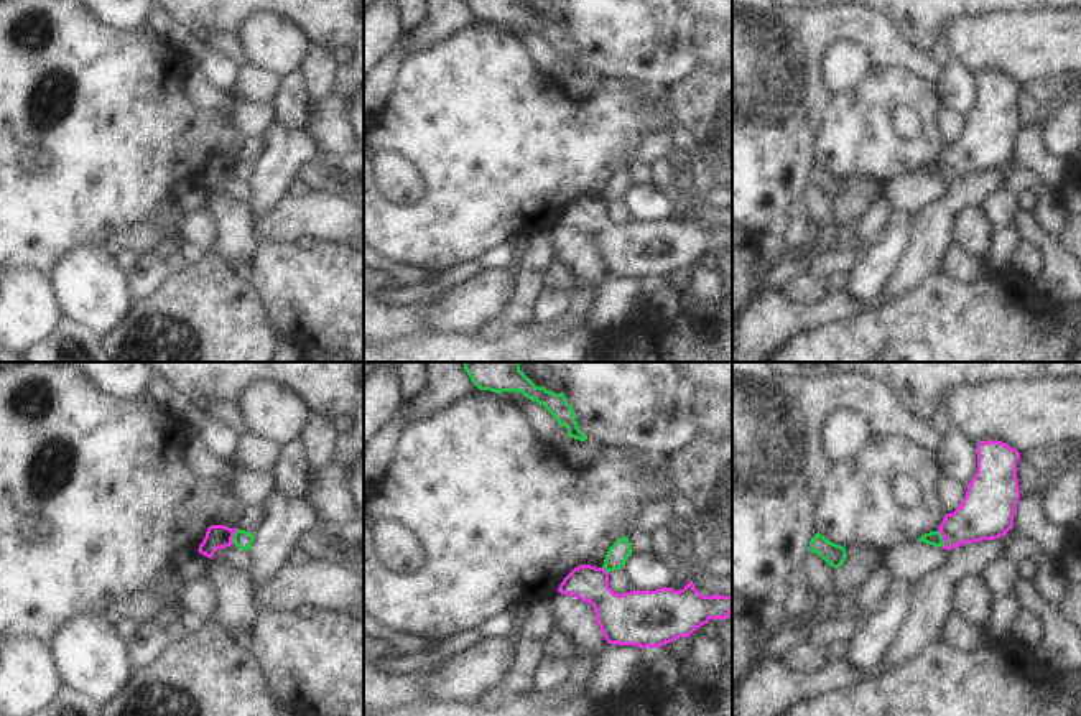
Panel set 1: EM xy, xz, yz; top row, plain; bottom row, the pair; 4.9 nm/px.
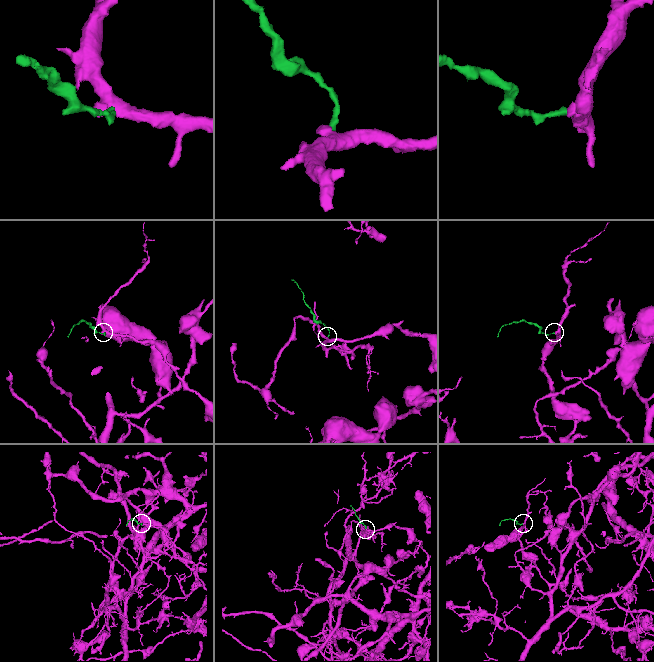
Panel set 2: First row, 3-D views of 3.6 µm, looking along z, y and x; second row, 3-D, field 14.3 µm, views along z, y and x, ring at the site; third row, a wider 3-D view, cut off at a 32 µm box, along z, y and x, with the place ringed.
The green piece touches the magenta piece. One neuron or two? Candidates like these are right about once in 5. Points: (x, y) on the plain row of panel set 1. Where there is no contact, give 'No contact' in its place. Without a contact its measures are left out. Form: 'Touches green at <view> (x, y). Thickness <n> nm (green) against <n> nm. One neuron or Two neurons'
Touches green at yz (941, 170). Thickness 70 nm (green) against 260 nm. Two neurons

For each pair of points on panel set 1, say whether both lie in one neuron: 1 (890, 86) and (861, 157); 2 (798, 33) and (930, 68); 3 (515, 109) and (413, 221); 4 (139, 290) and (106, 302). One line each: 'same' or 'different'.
1: same
2: same
3: same
4: different

